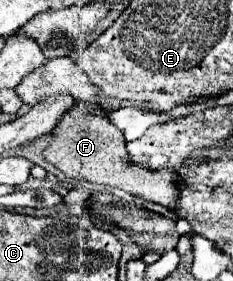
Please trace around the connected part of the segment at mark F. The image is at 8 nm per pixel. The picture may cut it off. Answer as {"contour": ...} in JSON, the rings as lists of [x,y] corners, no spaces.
{"contour":[[[75,101],[75,105],[65,111],[65,115],[59,119],[59,123],[51,131],[51,143],[43,149],[43,157],[67,177],[111,185],[131,193],[133,197],[141,197],[145,201],[153,201],[163,207],[169,207],[169,203],[173,203],[173,199],[177,197],[177,187],[173,189],[173,173],[149,171],[149,169],[131,165],[127,161],[123,133],[115,125],[111,125],[109,119],[101,113],[101,107],[91,101],[87,103]]]}

